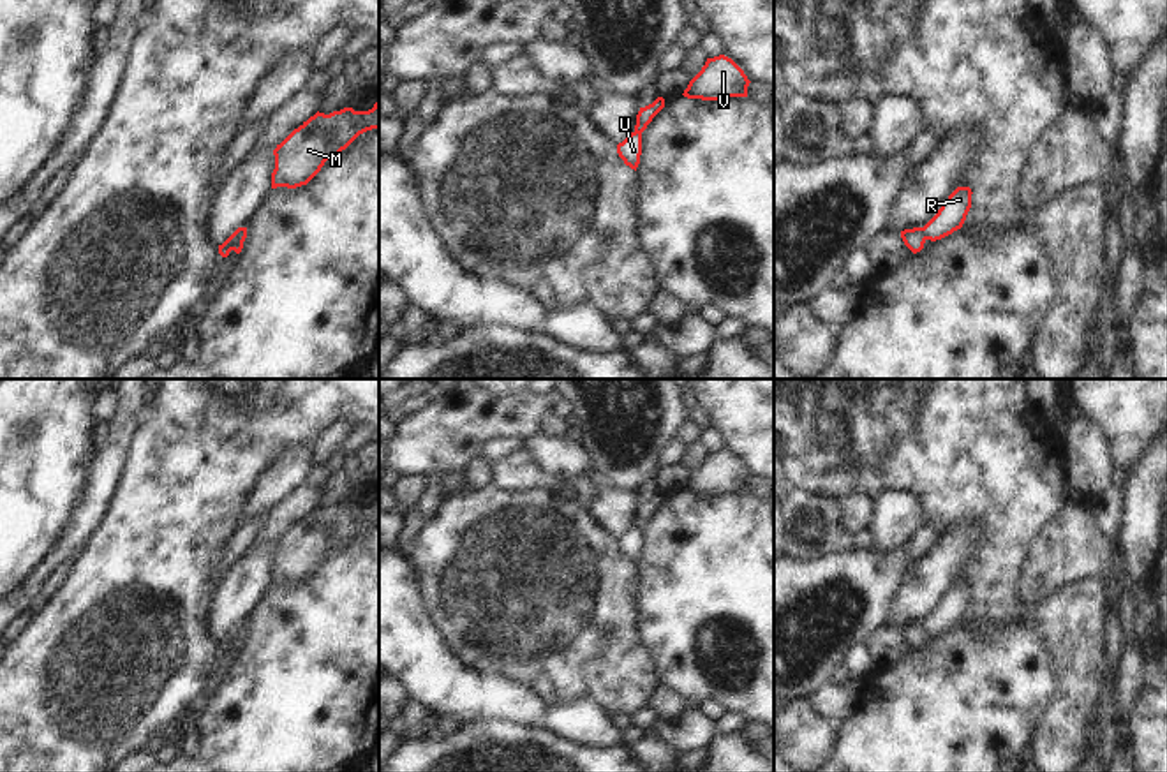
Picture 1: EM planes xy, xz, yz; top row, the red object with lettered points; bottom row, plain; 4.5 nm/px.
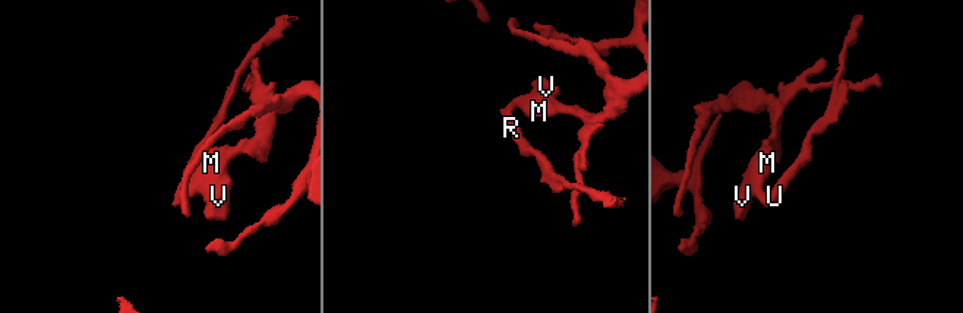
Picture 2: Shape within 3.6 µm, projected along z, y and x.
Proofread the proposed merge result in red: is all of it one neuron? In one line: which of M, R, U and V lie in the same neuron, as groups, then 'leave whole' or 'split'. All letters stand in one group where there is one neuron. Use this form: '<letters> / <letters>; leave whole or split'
M V / R U; split

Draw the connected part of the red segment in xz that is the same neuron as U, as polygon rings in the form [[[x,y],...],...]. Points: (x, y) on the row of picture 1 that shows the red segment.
[[[631,132],[622,143],[617,145],[617,153],[626,166],[636,171],[642,155],[642,134]]]

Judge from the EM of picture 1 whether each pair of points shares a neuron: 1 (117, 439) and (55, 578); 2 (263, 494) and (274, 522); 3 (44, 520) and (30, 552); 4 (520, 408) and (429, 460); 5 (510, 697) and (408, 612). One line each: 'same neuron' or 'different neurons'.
1: different neurons
2: different neurons
3: same neuron
4: same neuron
5: same neuron

